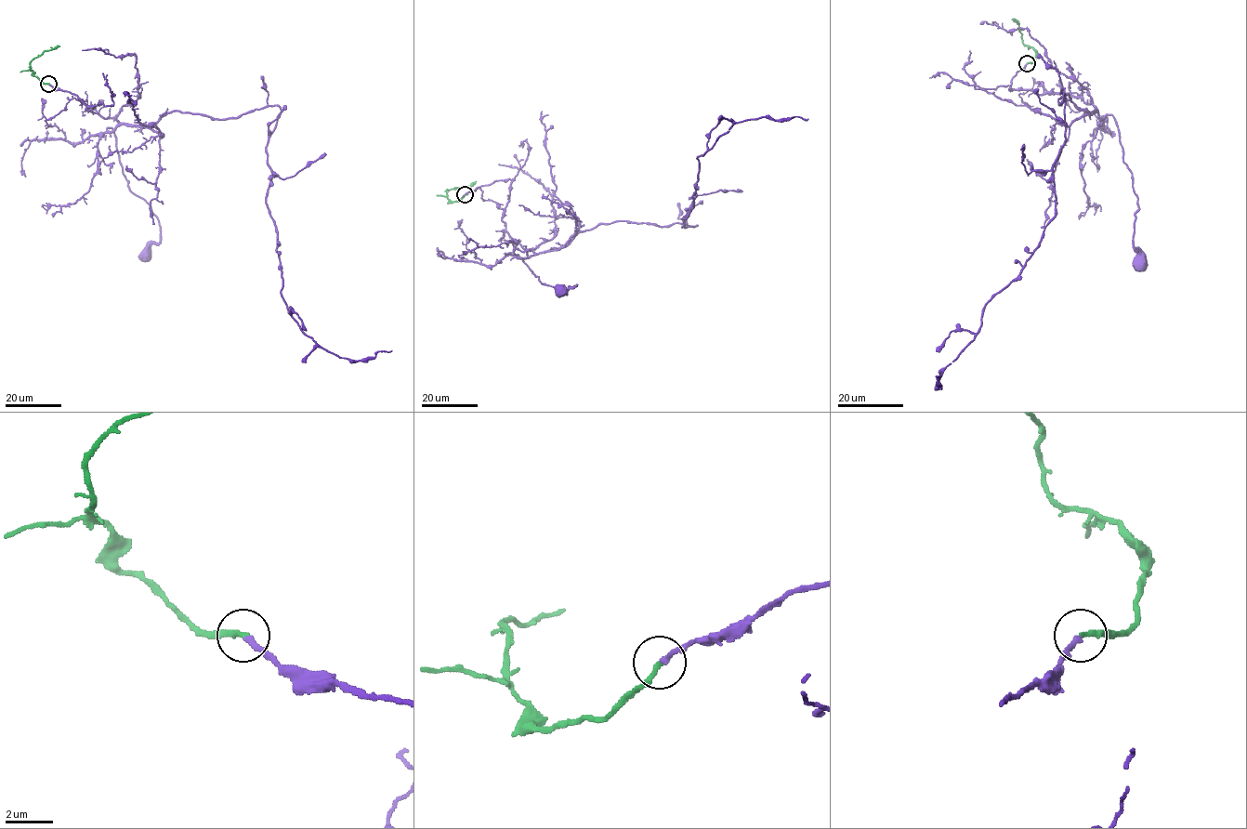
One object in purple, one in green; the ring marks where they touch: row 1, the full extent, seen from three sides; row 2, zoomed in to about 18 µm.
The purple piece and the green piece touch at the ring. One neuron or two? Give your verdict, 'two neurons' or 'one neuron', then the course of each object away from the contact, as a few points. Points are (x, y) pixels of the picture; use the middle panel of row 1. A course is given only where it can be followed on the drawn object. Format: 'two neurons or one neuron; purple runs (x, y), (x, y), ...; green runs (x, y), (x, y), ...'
one neuron; purple runs (465, 194), (509, 179), (505, 231), (533, 253), (524, 262), (543, 283), (576, 285), (562, 290); green runs (465, 194), (458, 201), (451, 203), (446, 190), (471, 186), (476, 181)

